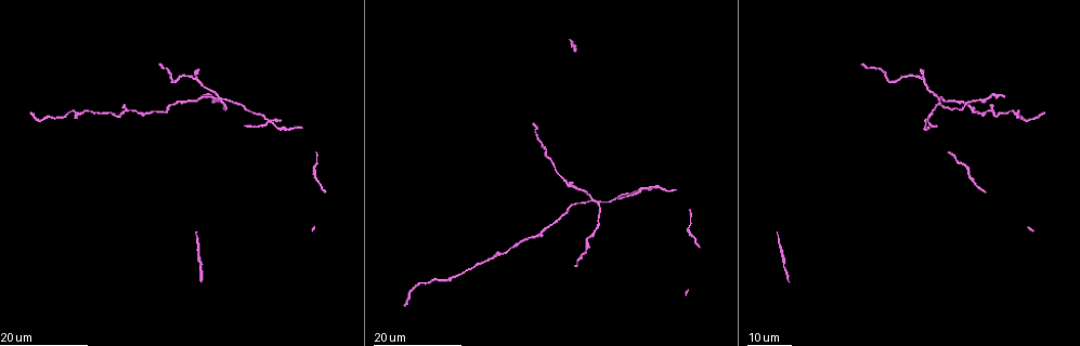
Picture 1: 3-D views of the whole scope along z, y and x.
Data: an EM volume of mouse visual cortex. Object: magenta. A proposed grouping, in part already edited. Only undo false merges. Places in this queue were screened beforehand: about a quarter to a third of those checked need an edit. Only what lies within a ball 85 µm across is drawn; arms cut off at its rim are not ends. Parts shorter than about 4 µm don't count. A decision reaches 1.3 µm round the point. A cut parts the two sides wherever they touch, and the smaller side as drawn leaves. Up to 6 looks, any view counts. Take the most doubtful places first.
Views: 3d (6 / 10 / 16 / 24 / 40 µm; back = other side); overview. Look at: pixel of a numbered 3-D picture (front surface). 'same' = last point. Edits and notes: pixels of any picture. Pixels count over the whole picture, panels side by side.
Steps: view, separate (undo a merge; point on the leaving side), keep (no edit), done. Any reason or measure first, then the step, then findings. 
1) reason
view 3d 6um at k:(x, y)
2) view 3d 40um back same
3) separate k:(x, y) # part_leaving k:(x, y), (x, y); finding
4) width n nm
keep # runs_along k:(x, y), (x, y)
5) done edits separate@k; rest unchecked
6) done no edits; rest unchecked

looks like a crossing
view 3d 24um at 1:(643, 189)

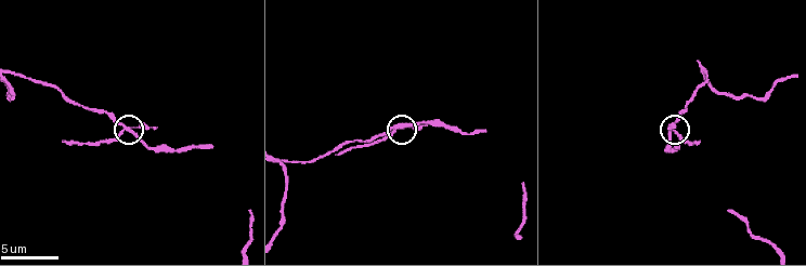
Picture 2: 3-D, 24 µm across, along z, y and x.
view 3d 10um at 2:(126, 130)

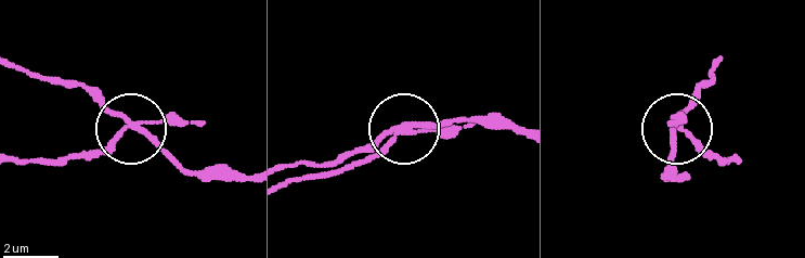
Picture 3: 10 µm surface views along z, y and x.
width 180 nm
separate 3:(173, 126) # part_leaving 3:(128, 127), (102, 145), (53, 163), (18, 163); two neurons meet here

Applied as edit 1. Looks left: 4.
view overview

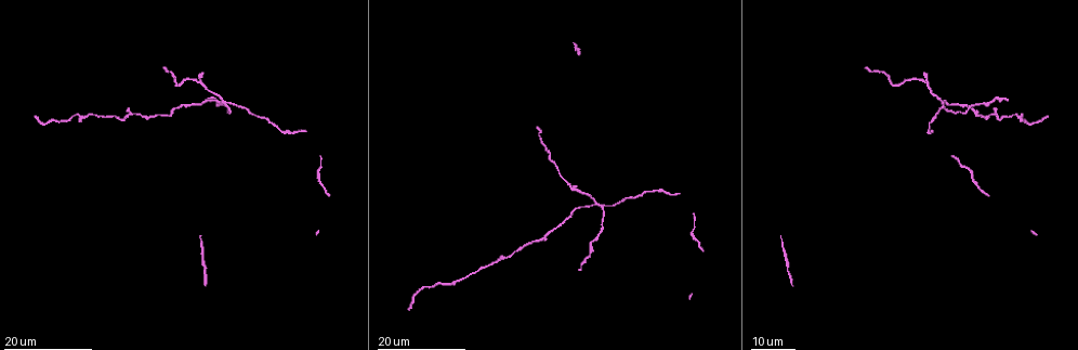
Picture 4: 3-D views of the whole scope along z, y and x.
view 3d 16um at 4:(596, 204)

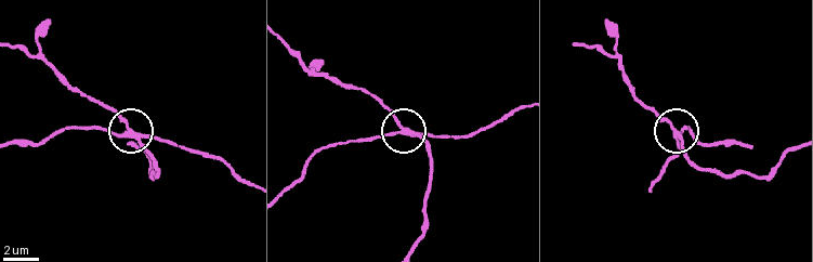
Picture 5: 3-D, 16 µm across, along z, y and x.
view 3d 10um at 5:(406, 131)

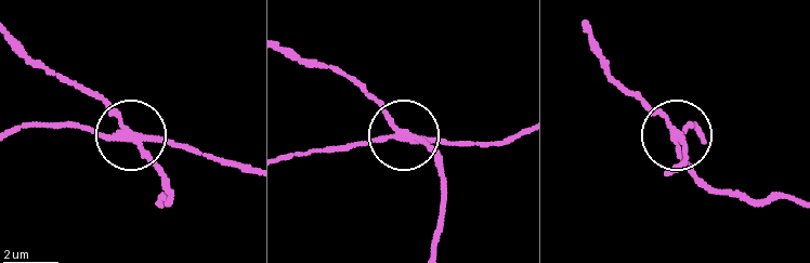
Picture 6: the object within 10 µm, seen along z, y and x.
width 230 nm
separate 6:(109, 116) # part_leaving 6:(132, 136), (104, 103), (13, 48); a second neuron is stuck on

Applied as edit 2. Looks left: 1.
done edits separate@3, separate@6; rest unchecked

